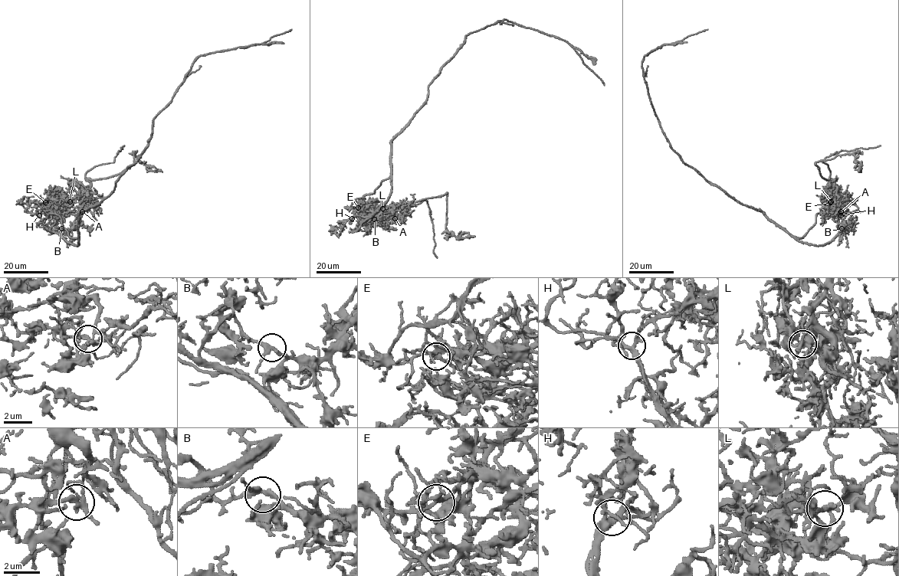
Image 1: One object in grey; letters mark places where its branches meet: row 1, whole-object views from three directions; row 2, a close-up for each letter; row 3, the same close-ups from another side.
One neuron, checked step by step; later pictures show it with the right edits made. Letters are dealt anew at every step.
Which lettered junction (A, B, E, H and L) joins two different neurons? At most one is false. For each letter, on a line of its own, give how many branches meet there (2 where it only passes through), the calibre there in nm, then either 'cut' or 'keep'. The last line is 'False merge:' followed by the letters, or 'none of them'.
A: 4 branches meet; 240 nm thick; cut
B: 3 branches meet; 240 nm thick; keep
E: 4 branches meet; 200 nm thick; keep
H: 4 branches meet; 300 nm thick; keep
L: 4 branches meet; 240 nm thick; keep
False merge: A

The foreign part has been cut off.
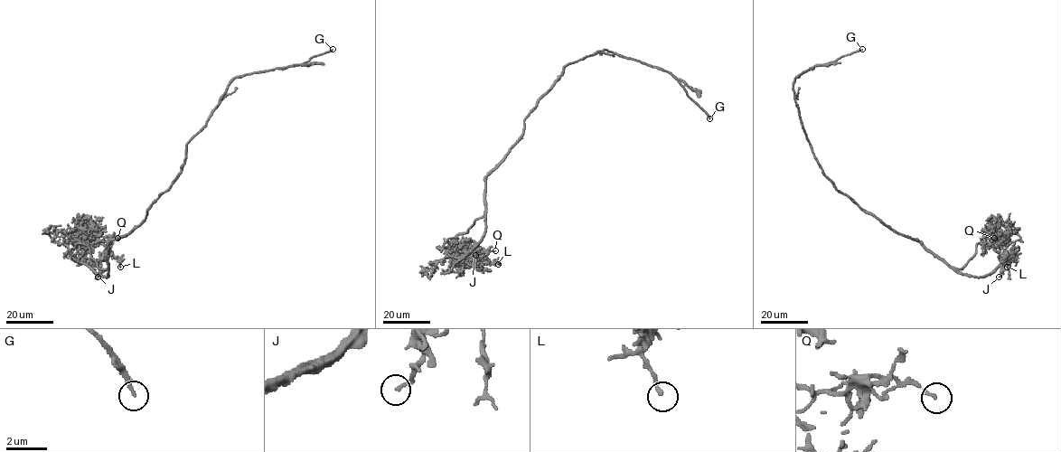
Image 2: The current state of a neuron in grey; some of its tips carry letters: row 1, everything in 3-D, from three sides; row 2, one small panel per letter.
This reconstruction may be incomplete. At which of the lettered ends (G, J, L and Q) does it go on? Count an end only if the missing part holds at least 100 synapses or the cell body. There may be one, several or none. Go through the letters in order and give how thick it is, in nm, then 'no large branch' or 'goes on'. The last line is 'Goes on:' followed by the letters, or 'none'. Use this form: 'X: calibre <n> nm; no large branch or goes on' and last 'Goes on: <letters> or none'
G: calibre 160 nm; goes on
J: calibre 180 nm; no large branch
L: calibre 160 nm; no large branch
Q: calibre 120 nm; no large branch
Goes on: G

